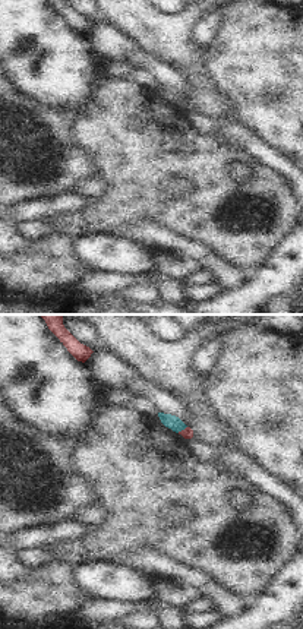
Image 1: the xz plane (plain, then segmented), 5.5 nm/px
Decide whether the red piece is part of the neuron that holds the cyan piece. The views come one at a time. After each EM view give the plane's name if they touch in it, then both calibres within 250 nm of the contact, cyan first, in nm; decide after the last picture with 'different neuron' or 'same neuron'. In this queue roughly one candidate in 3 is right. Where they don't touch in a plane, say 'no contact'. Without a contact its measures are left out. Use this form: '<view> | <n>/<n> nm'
xz | 80/60 nm

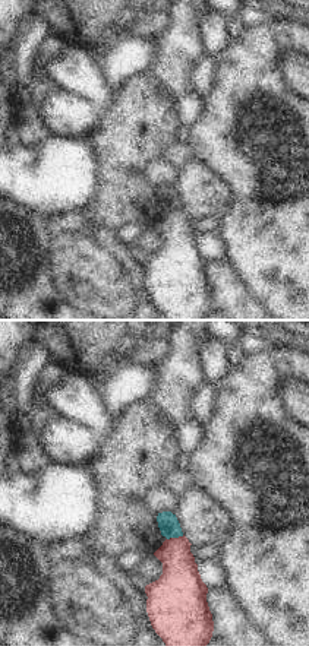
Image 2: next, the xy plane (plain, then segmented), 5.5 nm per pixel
xy | 120/220 nm

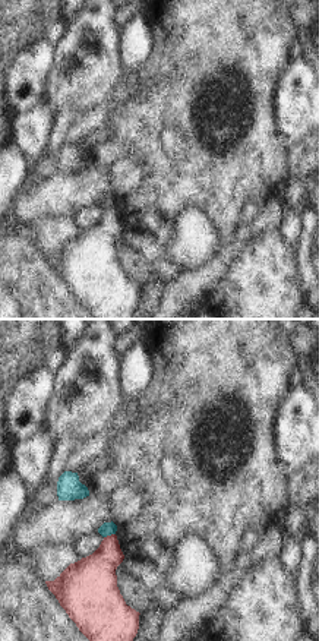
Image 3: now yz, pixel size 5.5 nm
yz | 80/240 nm

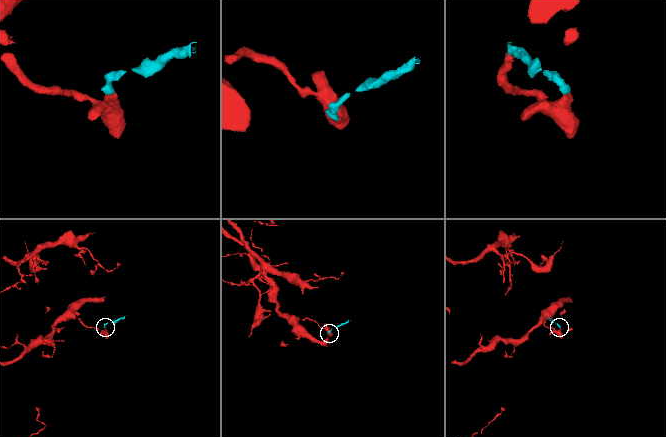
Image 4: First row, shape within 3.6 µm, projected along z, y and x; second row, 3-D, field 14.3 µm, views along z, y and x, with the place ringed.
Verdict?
different neuron

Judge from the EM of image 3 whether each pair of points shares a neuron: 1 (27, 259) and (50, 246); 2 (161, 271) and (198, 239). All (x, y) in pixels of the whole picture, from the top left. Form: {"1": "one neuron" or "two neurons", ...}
{"1": "two neurons", "2": "two neurons"}

